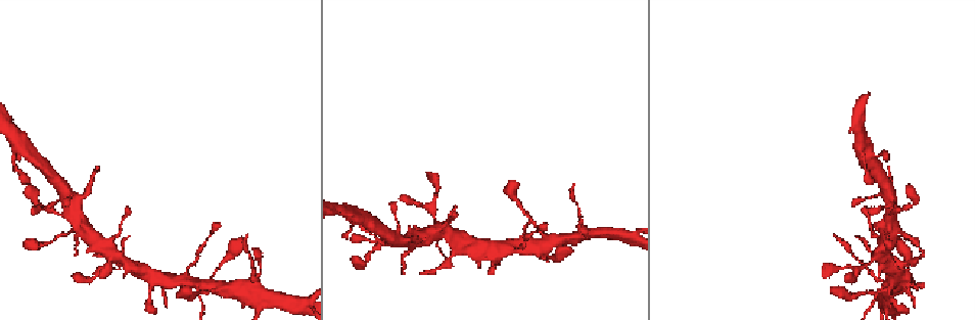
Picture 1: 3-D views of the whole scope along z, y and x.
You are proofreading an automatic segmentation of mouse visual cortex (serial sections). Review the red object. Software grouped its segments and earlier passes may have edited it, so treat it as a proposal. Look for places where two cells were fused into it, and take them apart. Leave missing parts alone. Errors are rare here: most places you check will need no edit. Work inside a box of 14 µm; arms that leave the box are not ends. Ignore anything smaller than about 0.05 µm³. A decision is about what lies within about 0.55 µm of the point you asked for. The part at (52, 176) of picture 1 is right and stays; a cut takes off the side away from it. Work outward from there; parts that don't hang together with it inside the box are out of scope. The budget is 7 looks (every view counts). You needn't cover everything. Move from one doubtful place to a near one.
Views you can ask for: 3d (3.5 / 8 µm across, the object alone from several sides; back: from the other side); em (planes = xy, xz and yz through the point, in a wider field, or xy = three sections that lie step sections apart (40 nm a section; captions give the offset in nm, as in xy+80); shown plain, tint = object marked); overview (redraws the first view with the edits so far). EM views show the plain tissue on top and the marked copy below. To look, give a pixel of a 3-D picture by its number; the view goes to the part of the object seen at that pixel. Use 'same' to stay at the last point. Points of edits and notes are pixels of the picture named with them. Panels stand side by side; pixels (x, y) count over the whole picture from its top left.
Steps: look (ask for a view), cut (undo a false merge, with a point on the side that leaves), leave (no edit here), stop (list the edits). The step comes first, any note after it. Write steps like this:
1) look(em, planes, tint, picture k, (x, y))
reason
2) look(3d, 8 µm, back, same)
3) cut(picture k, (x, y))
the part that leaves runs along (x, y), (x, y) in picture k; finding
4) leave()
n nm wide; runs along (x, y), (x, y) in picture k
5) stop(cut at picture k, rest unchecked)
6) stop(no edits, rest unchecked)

look(3d, 3.5 µm, picture 1, (401, 244))
small branch off a trunk

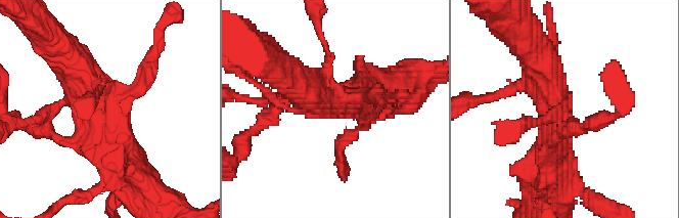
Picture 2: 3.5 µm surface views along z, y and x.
look(em, planes, tint, picture 2, (98, 120))

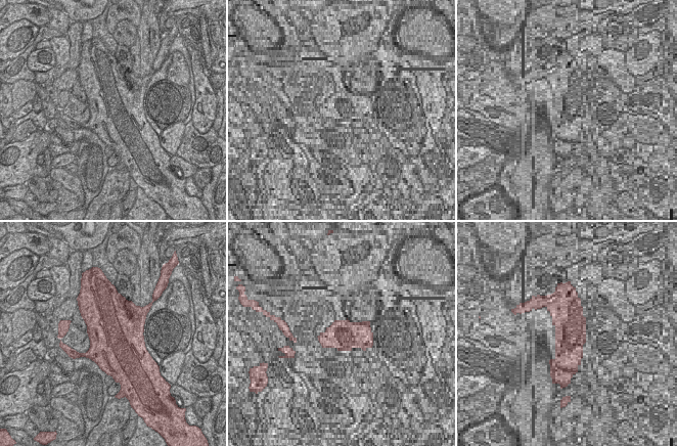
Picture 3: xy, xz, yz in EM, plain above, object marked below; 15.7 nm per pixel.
leave()
all the same cell

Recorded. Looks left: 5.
look(3d, 3.5 µm, picture 1, (109, 257))
four or more arms meet

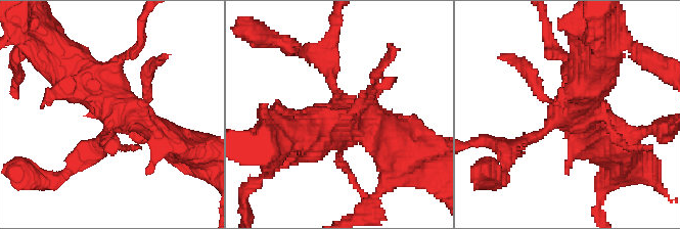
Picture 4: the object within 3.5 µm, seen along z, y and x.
look(em, planes, tint, picture 4, (114, 111))

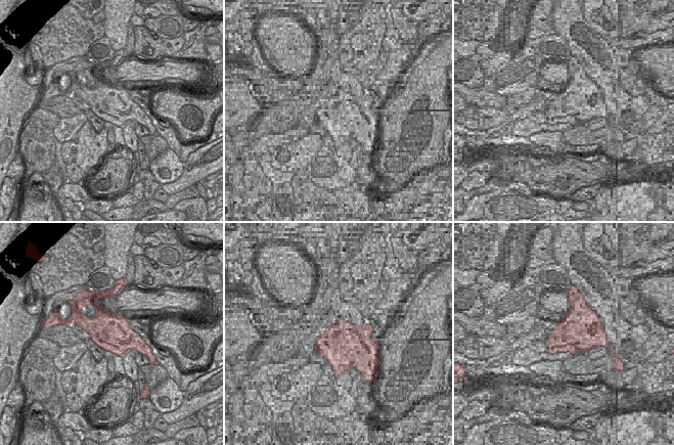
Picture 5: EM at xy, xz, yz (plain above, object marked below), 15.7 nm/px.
leave()
600 nm wide; runs along (62, 61), (129, 116), (173, 137) in picture 4; all the same cell

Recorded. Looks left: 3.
look(3d, 3.5 µm, picture 1, (218, 287))
sharp bend

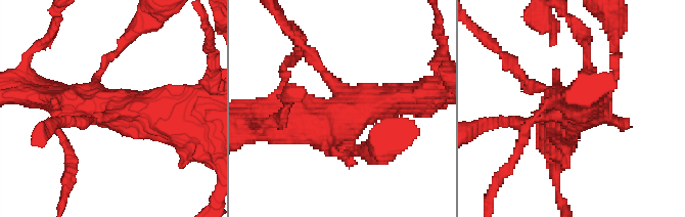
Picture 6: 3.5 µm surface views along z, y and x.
leave()
runs along (256, 127), (333, 122), (380, 103) in picture 6; one cell here

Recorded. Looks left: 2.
stop(no edits, rest unchecked)

